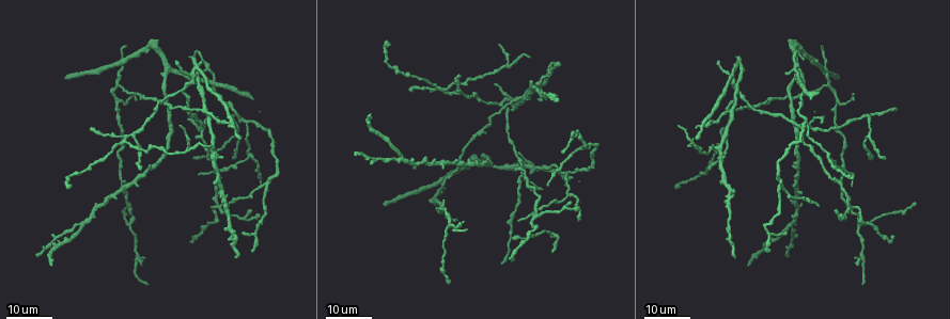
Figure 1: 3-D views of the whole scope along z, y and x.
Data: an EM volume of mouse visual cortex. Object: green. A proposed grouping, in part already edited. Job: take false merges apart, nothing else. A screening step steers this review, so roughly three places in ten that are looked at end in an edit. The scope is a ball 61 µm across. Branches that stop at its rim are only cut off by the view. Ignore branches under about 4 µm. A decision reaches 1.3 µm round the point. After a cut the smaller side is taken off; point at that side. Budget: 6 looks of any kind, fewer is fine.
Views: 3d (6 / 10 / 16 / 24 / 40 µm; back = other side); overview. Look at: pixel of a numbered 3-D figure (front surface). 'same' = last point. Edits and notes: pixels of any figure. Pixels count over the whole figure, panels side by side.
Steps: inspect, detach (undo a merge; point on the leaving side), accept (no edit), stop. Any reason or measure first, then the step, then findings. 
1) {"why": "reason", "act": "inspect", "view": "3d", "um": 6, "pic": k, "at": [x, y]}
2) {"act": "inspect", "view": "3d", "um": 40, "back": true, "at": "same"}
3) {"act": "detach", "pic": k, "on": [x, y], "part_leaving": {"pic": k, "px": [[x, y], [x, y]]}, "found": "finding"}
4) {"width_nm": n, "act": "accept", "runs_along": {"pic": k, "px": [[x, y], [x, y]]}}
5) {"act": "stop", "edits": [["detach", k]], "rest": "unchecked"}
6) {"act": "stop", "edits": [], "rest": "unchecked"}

{"why": "three-way junction", "act": "inspect", "view": "3d", "um": 16, "pic": 1, "at": [571, 195]}

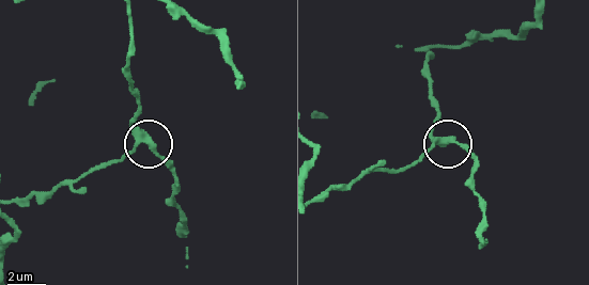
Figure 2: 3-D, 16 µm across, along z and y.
{"act": "inspect", "view": "3d", "um": 6, "pic": 2, "at": [442, 139]}

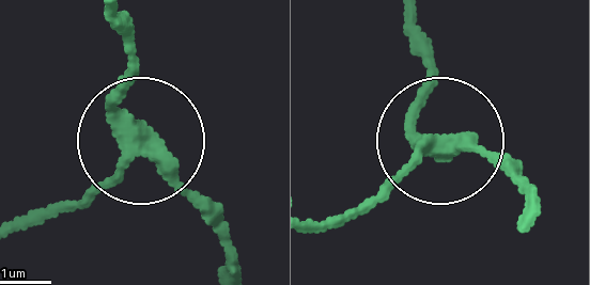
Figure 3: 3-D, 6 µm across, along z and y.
{"width_nm": 320, "act": "accept", "runs_along": {"pic": 3, "px": [[107, 16], [128, 54], [124, 119], [227, 228]]}, "found": "all the same cell"}

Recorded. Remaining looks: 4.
{"why": "four arms meet", "act": "inspect", "view": "3d", "um": 24, "pic": 1, "at": [729, 110]}

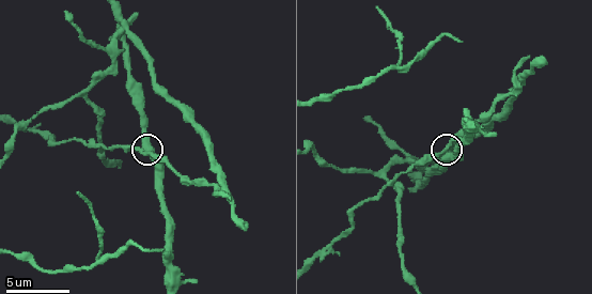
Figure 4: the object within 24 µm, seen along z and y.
{"why": "closer look", "act": "inspect", "view": "3d", "um": 10, "pic": 4, "at": [449, 150]}

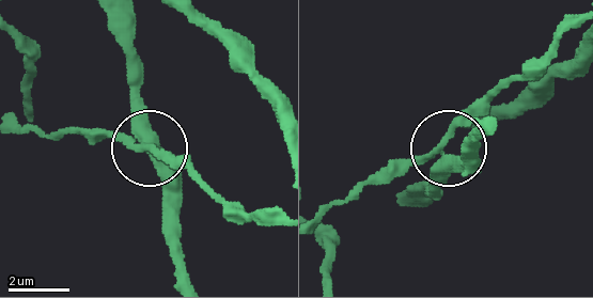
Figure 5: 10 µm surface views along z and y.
{"side_arm_um": 38, "arms": 4, "act": "accept", "found": "continuous, no second cell"}

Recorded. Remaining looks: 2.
{"why": "branch point", "act": "inspect", "view": "3d", "um": 6, "pic": 4, "at": [406, 67]}

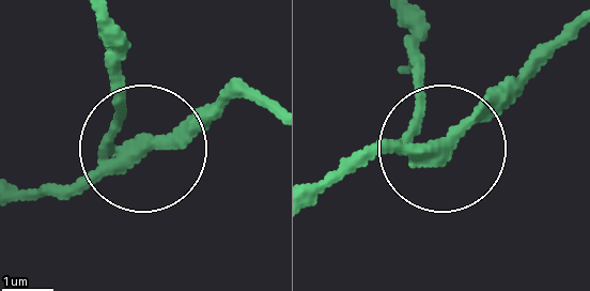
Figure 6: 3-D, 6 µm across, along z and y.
{"act": "inspect", "view": "3d", "um": 6, "back": true, "pic": 6, "at": [139, 142]}

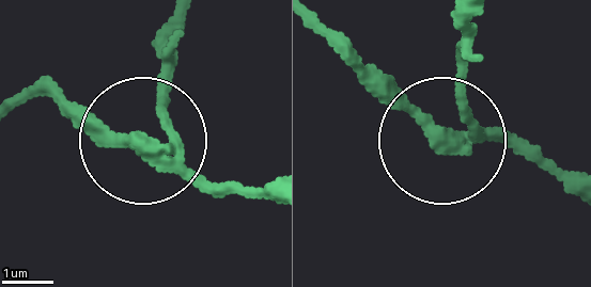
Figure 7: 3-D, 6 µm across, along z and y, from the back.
{"side_arm_um": 6, "act": "accept", "runs_along": {"pic": 7, "px": [[263, 194], [199, 186], [37, 92]]}, "found": "all the same cell"}

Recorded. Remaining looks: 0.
{"act": "stop", "edits": [], "rest": "unchecked"}

